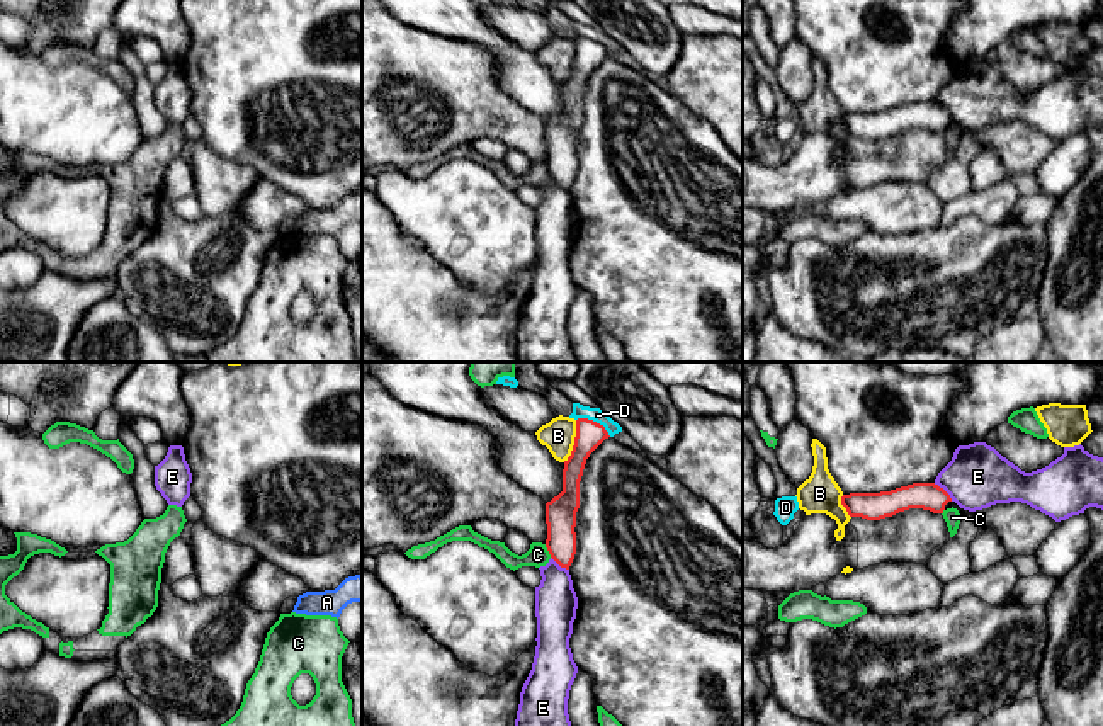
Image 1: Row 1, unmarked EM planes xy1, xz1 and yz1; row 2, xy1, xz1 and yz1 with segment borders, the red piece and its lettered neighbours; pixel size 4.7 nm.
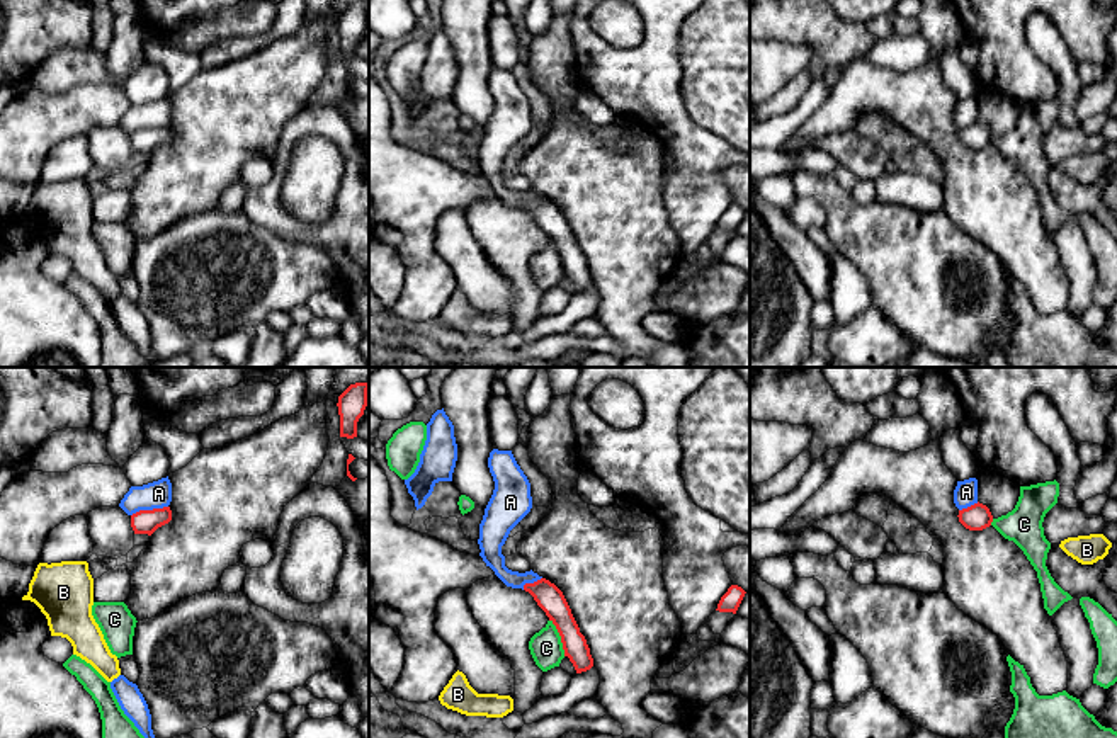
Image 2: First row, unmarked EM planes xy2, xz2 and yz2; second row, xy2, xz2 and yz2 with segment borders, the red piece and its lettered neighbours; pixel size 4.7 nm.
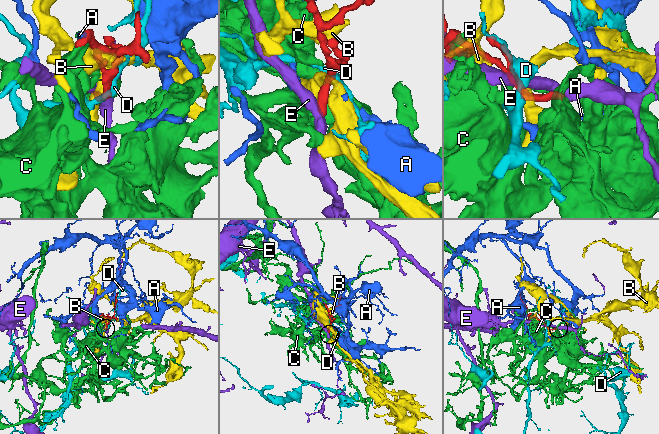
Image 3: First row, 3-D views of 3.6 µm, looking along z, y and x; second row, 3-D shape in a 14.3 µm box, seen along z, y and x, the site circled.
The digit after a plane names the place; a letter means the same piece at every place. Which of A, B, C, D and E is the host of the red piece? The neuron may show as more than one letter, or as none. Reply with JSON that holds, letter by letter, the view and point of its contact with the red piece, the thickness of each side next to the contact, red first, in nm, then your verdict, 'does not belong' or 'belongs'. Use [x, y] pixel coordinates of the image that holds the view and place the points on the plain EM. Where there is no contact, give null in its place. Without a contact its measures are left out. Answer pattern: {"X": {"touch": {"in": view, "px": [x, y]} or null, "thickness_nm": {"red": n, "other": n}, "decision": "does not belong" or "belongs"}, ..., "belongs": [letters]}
{"A": {"touch": {"in": "xy2", "px": [148, 130]}, "thickness_nm": {"red": 110, "other": 130}, "decision": "does not belong"}, "B": {"touch": {"in": "xz1", "px": [575, 60]}, "thickness_nm": {"red": 130, "other": 160}, "decision": "does not belong"}, "C": {"touch": {"in": "xz2", "px": [561, 257]}, "thickness_nm": {"red": 120, "other": 160}, "decision": "does not belong"}, "D": {"touch": {"in": "xz1", "px": [595, 41]}, "thickness_nm": {"red": 130, "other": 70}, "decision": "does not belong"}, "E": {"touch": {"in": "yz1", "px": [944, 109]}, "thickness_nm": {"red": 130, "other": 300}, "decision": "does not belong"}, "belongs": []}

